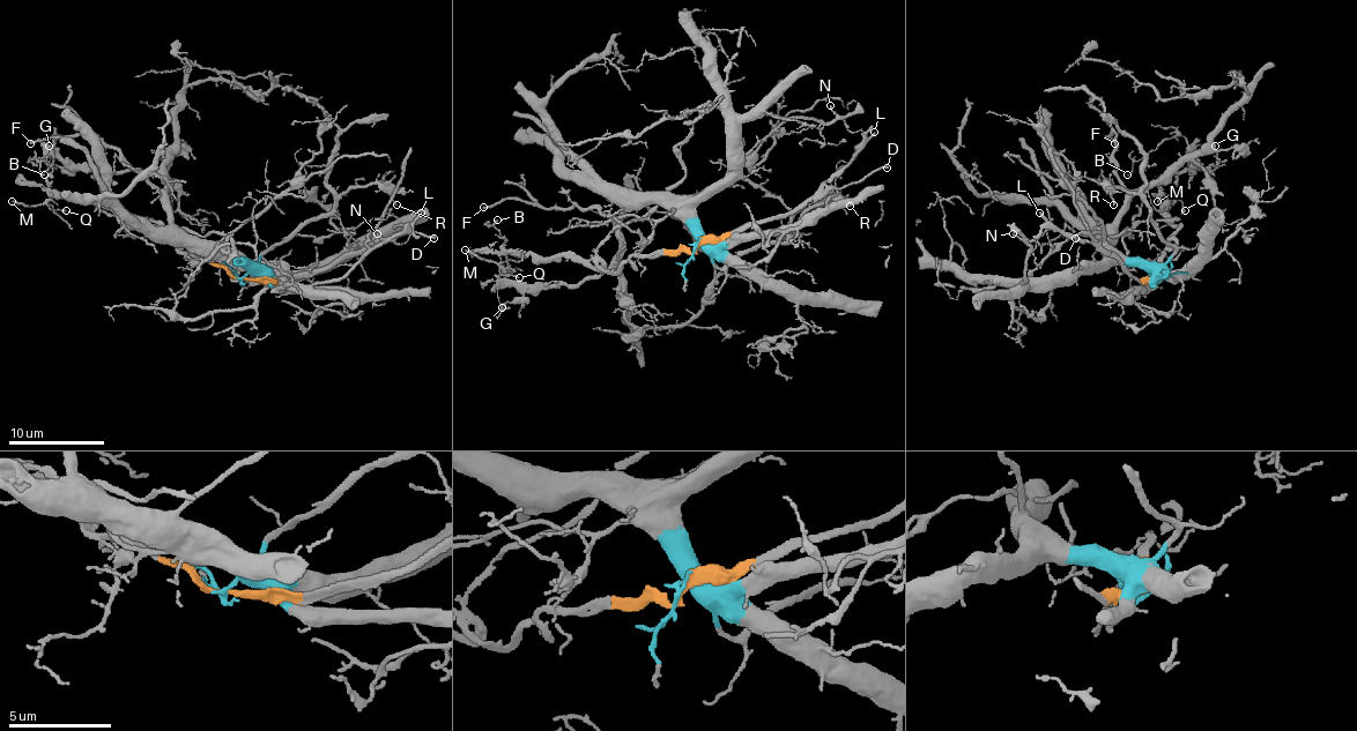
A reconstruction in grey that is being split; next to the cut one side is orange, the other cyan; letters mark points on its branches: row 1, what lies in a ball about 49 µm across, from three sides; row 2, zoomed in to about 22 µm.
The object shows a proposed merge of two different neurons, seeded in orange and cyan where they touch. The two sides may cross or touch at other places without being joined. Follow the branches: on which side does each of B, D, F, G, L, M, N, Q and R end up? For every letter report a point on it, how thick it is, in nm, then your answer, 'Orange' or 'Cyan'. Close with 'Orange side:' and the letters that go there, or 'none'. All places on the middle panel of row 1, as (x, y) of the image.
B: Place: (497, 219). Thickness 120 nm. Cyan
D: Place: (887, 168). Thickness 180 nm. Orange
F: Place: (483, 207). Thickness 180 nm. Cyan
G: Place: (502, 307). Thickness 100 nm. Cyan
L: Place: (874, 132). Thickness 160 nm. Orange
M: Place: (465, 250). Thickness 150 nm. Cyan
N: Place: (830, 105). Thickness 110 nm. Cyan
Q: Place: (519, 277). Thickness 150 nm. Cyan
R: Place: (850, 206). Thickness 110 nm. Cyan
Orange side: D, L

